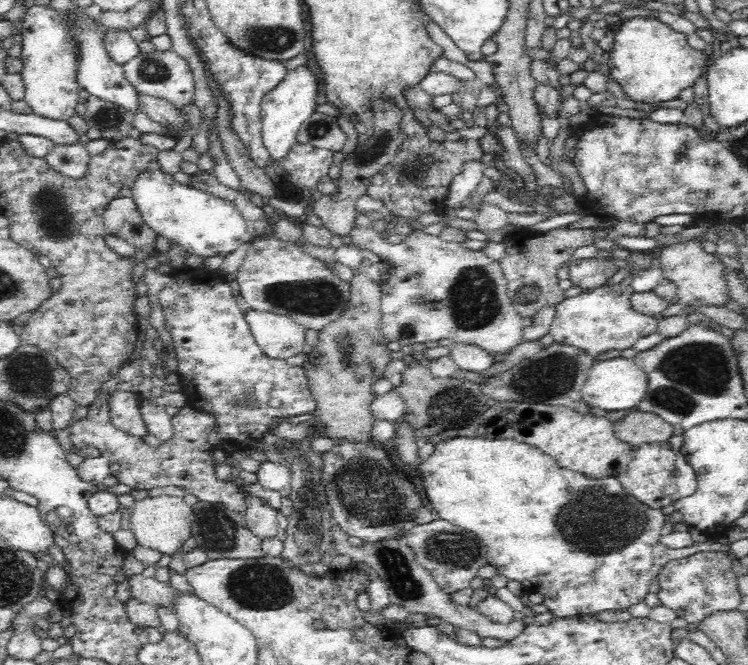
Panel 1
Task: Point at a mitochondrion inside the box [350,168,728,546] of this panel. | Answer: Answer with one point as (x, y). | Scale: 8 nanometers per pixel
(473, 302)

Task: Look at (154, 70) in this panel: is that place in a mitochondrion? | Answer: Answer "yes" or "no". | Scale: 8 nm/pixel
yes

